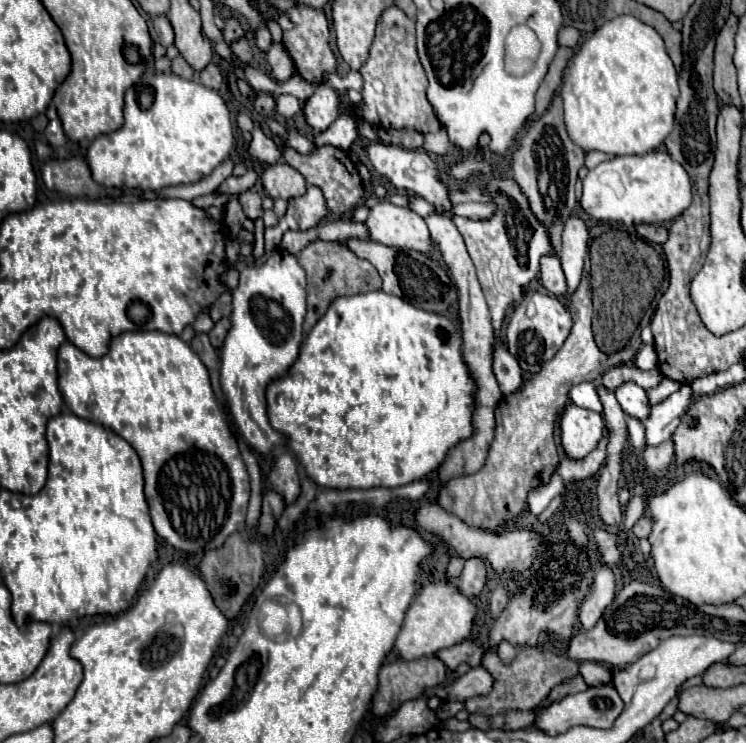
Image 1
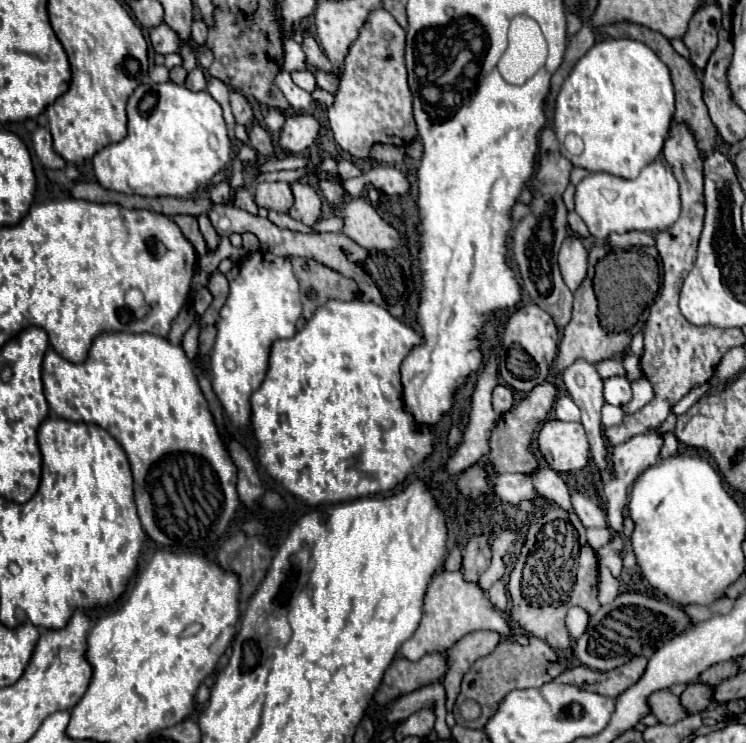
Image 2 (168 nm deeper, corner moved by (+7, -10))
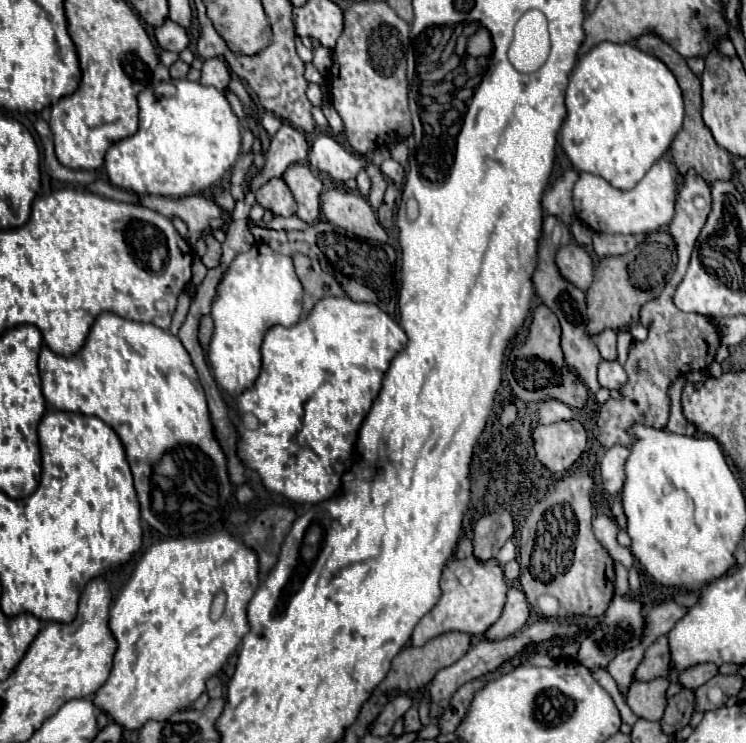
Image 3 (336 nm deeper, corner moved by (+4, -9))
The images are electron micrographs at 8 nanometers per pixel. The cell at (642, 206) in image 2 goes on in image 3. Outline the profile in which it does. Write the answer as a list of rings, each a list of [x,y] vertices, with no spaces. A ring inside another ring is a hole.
[[[659,159],[647,175],[631,189],[619,191],[603,177],[591,173],[579,173],[579,179],[573,187],[573,207],[577,217],[587,223],[593,231],[599,233],[651,233],[671,223],[675,215],[675,195],[677,195],[677,181],[675,181],[675,165]]]

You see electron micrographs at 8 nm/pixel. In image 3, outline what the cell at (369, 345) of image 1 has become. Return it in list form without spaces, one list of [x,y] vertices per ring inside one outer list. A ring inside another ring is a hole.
[[[325,297],[311,313],[293,327],[275,325],[267,331],[261,345],[261,375],[251,389],[237,397],[239,413],[253,413],[259,419],[257,431],[243,429],[245,447],[239,449],[241,461],[255,469],[265,489],[281,493],[297,503],[319,503],[341,487],[341,475],[351,467],[357,431],[381,389],[381,379],[395,357],[407,345],[405,331],[377,305],[357,303],[349,297]]]

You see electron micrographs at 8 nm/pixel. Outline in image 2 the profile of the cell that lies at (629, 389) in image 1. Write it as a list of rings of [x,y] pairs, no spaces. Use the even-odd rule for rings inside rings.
[[[620,376],[608,378],[604,382],[604,398],[612,406],[624,406],[624,404],[628,404],[632,400],[630,382],[626,378],[620,378]]]

